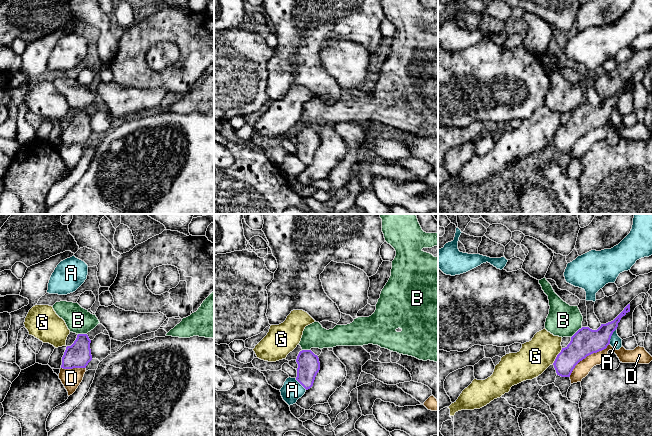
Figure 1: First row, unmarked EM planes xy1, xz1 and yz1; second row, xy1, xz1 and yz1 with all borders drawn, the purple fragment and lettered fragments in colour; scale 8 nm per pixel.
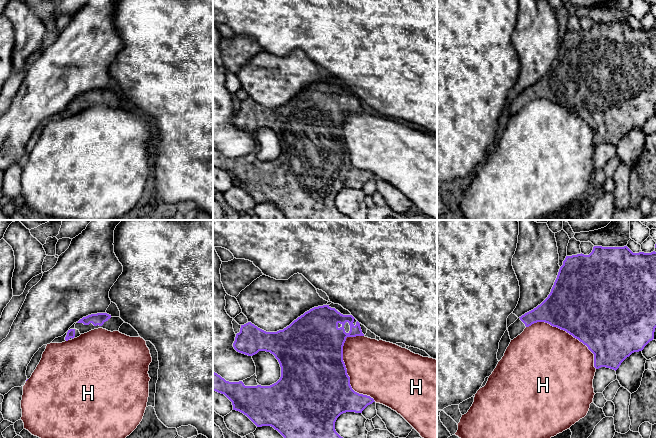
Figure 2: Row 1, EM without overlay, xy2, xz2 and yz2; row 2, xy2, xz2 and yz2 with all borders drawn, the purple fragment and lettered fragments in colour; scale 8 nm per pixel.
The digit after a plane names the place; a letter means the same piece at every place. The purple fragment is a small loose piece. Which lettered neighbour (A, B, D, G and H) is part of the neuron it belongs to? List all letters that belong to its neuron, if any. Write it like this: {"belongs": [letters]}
{"belongs": []}

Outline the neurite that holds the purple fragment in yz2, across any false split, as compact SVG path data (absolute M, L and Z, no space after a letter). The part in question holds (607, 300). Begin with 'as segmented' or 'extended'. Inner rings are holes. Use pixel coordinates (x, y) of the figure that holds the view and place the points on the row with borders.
extended | M594 246L589 255L566 256L548 297L536 308L519 317L508 327L510 339L526 327L545 322L566 331L594 354L594 367L617 370L634 352L639 352L654 339L656 328L656 252L633 253L627 246Z

